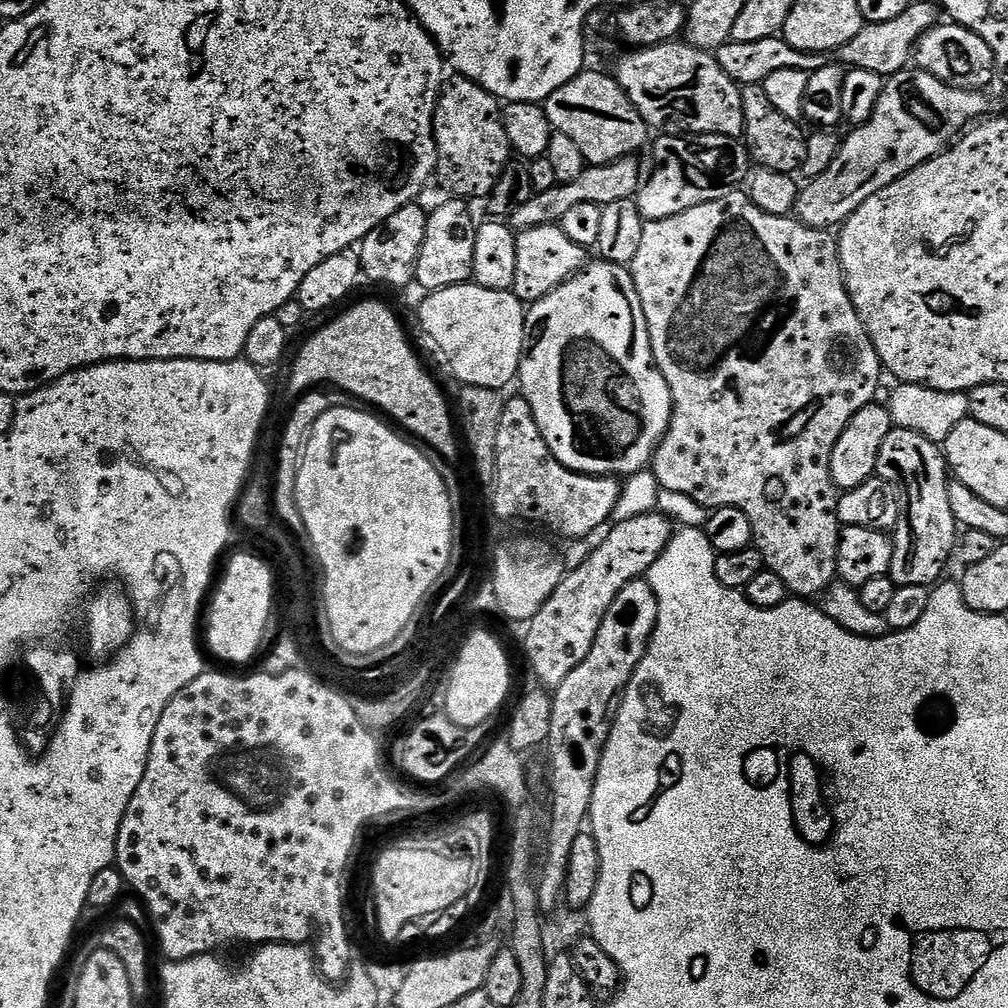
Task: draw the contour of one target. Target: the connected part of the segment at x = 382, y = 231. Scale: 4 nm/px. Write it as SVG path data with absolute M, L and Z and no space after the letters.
M413 202L402 206L390 218L386 218L366 238L360 241L360 271L363 279L373 280L376 284L389 284L392 288L404 288L416 279L418 254L422 250L422 238L426 238L426 222L428 212L419 208L419 203Z

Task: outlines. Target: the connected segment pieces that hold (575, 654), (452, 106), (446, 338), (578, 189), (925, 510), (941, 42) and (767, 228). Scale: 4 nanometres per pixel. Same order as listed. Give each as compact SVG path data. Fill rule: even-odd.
M656 510L640 517L630 518L628 521L613 523L603 533L604 541L591 549L586 562L578 567L578 570L565 575L554 592L546 598L545 604L526 624L528 633L524 636L524 652L528 655L528 664L532 667L533 674L545 684L541 684L545 689L555 690L562 682L566 682L566 674L570 674L570 670L574 670L584 661L586 654L590 654L590 646L594 646L598 626L602 626L602 618L606 618L610 602L618 598L618 590L622 590L626 582L639 580L648 573L650 566L654 566L662 550L666 550L666 546L672 541L673 535L672 520Z
M465 76L445 83L436 113L432 119L432 136L436 139L436 166L439 179L448 183L453 197L491 196L500 177L509 171L508 159L513 159L512 143L508 141L501 101L491 96L481 84Z
M475 282L429 292L420 304L420 324L424 332L444 351L452 372L464 386L482 386L504 390L508 383L517 379L520 359L524 357L524 317L526 305L516 293L486 290Z
M625 158L616 160L613 164L601 164L599 166L589 166L582 174L582 178L577 178L575 182L566 182L565 184L556 184L550 190L545 192L537 192L529 195L523 202L517 204L515 212L511 213L510 224L513 229L523 230L533 228L534 226L546 226L547 224L559 225L560 219L572 209L573 206L582 206L582 202L590 202L591 204L599 204L601 206L610 202L622 202L630 200L639 192L642 183L642 172L640 176L639 159Z
M893 427L892 432L886 434L886 442L882 442L882 450L878 450L876 476L890 482L890 486L894 486L894 490L900 494L900 517L892 536L892 570L890 573L892 581L898 586L935 585L943 577L940 575L943 574L948 559L953 559L958 543L958 525L954 513L950 510L950 494L948 493L950 473L941 445L922 438L922 434L914 434L914 430Z
M940 22L931 28L923 38L916 43L914 49L915 67L923 72L934 74L942 82L946 82L955 88L987 89L988 83L997 79L996 63L990 46L978 34L974 34L969 28L963 28L955 22Z
M737 190L714 202L702 202L702 206L682 210L682 214L647 221L642 230L642 243L638 245L638 254L634 254L630 271L638 290L638 298L642 302L642 314L646 314L656 369L662 378L666 378L666 386L670 386L672 395L670 426L656 448L656 453L652 455L650 471L656 476L661 489L686 494L686 497L692 498L707 510L742 510L742 514L746 514L752 523L752 543L762 554L765 569L778 574L778 578L786 582L793 597L823 597L838 580L838 542L842 531L836 513L838 489L830 474L830 458L850 418L854 418L858 410L872 403L874 390L882 383L882 365L874 350L874 342L844 284L837 237L831 231L810 228L792 216L766 214L754 206L747 194ZM832 340L844 340L848 348L856 348L856 352L852 352L852 372L836 372L836 368L832 368Z

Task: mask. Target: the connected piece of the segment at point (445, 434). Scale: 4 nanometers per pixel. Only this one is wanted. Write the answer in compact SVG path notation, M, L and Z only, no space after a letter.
M364 300L353 308L345 307L337 320L329 322L325 328L320 328L300 348L296 361L292 364L292 388L296 394L303 394L317 386L333 384L360 400L365 400L373 409L379 410L385 417L393 416L405 433L411 434L417 441L425 440L428 446L444 446L452 440L452 424L454 428L454 412L448 409L440 388L428 377L426 369L420 365L414 349L408 345L408 336L400 325L400 320L384 304L376 300Z

